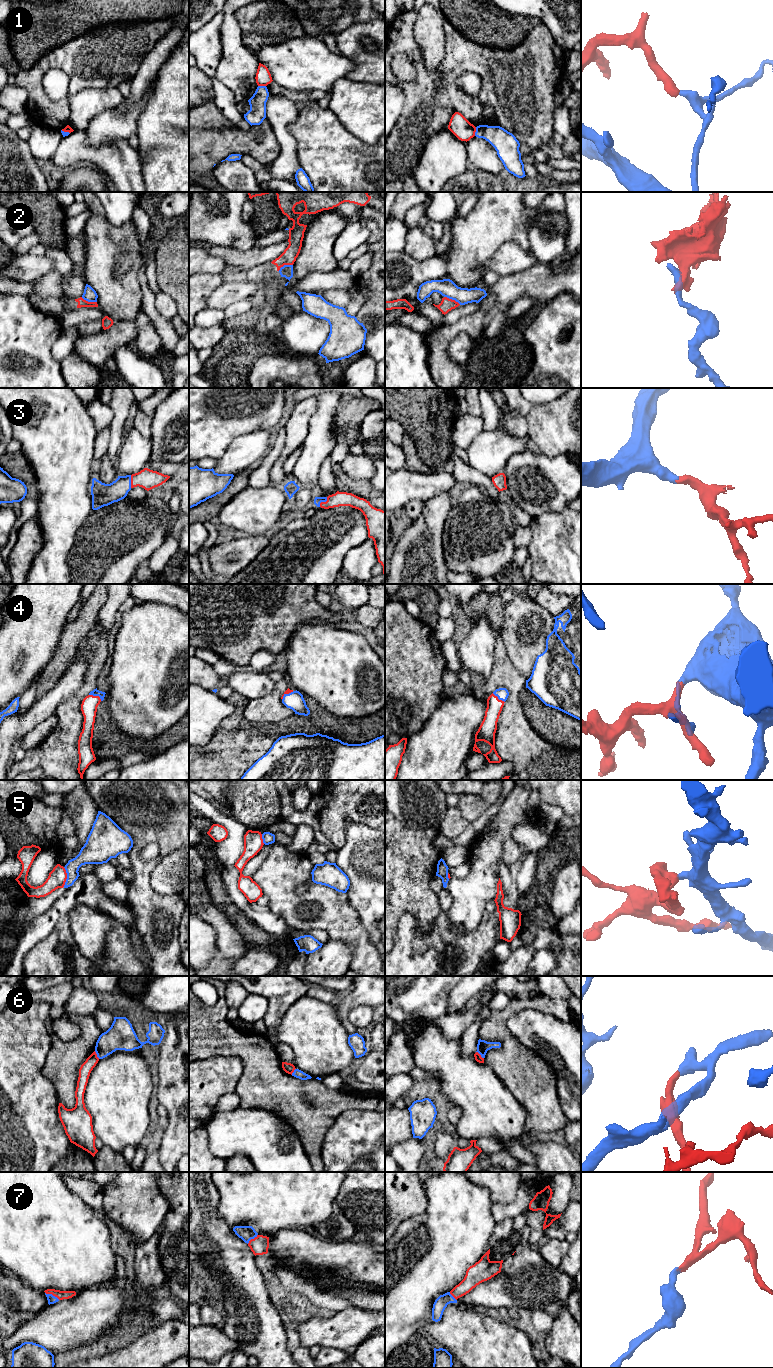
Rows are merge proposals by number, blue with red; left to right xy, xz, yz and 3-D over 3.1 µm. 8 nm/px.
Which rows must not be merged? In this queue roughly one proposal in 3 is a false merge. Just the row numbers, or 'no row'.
1, 5, 6

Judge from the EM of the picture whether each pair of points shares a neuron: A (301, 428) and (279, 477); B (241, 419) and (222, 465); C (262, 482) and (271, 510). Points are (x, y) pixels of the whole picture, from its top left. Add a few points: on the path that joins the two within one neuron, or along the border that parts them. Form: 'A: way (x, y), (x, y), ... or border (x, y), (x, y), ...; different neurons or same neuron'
A: way (293, 440), (279, 465); same neuron
B: border (254, 431), (237, 436), (217, 458); different neurons
C: border (269, 484), (264, 487), (248, 486); different neurons

